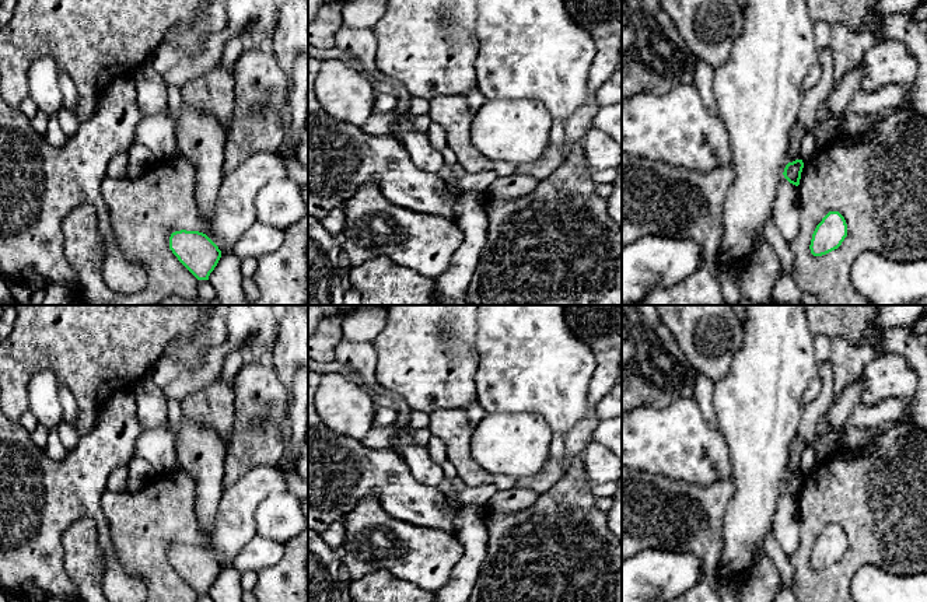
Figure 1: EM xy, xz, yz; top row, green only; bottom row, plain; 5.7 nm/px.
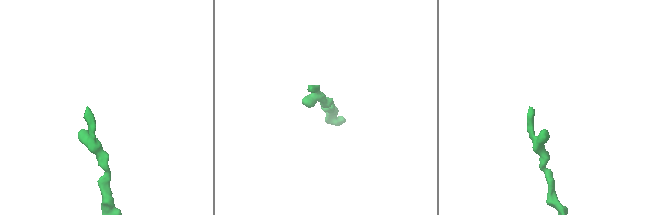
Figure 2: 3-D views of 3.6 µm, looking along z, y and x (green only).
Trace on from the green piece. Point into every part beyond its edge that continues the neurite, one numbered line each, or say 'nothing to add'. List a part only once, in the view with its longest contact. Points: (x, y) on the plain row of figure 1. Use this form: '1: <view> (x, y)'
nothing to add

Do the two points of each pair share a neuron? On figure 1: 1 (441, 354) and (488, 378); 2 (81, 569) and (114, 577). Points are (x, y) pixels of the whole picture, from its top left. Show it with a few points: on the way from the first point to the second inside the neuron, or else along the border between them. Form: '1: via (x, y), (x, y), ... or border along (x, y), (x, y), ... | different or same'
1: border along (476, 339), (478, 371), (475, 398) | different
2: border along (98, 542), (102, 550), (102, 587) | different

